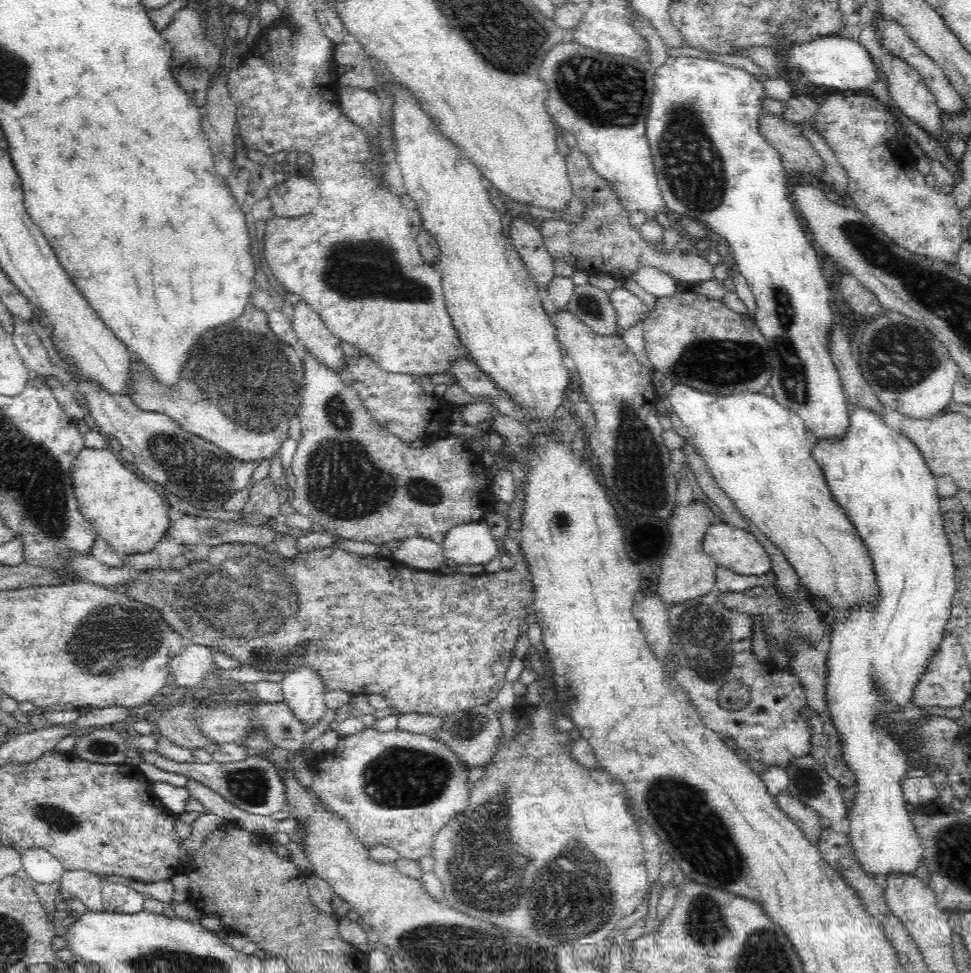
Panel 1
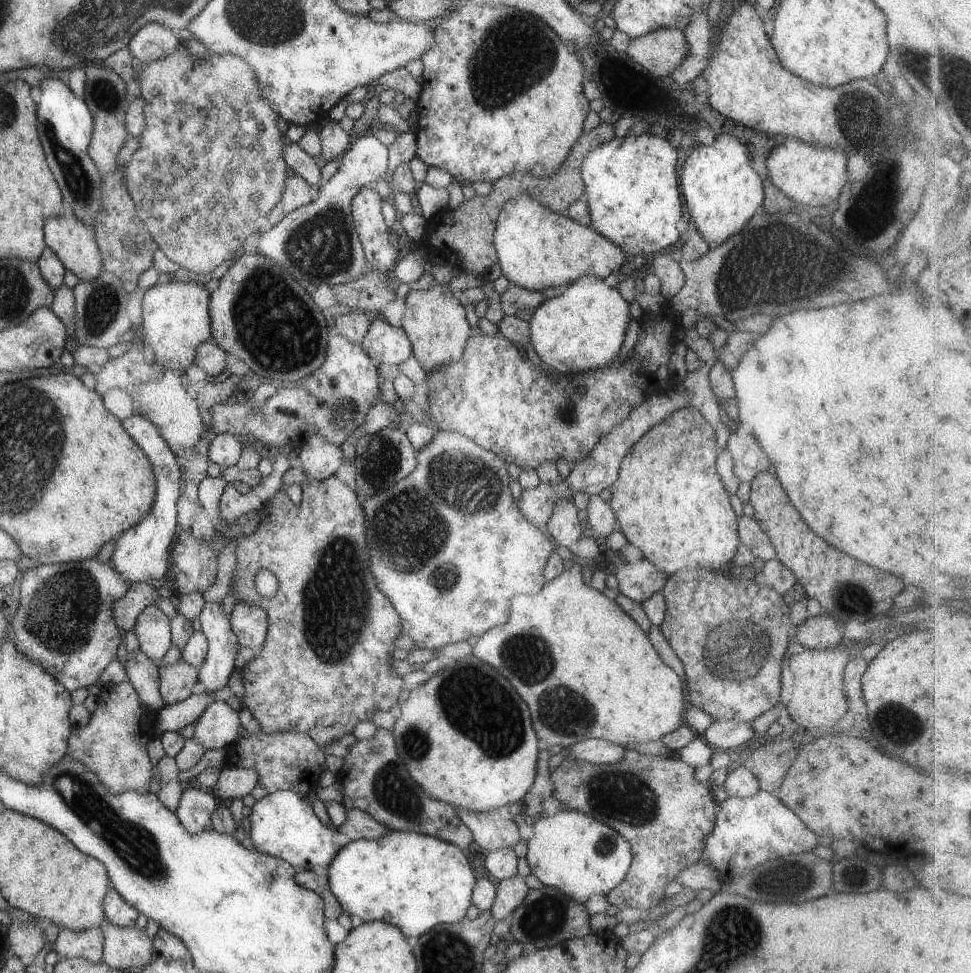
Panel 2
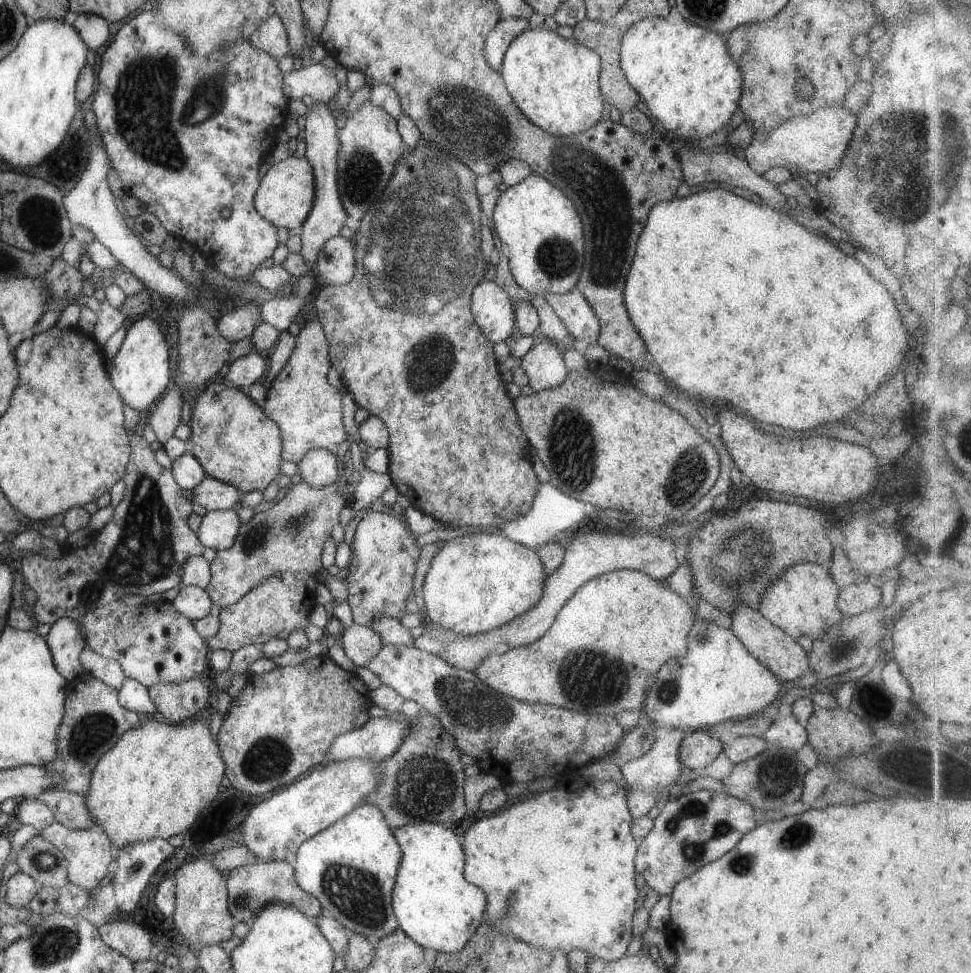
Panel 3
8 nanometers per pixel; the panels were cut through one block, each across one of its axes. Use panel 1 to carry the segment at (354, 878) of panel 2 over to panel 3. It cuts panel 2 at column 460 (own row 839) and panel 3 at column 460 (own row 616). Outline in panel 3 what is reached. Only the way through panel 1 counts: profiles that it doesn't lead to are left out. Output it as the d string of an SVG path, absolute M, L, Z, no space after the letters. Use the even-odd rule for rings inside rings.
M434 822L403 825L392 833L402 852L391 897L398 928L413 942L437 953L461 950L483 922L486 896L463 876L464 852L457 836Z

